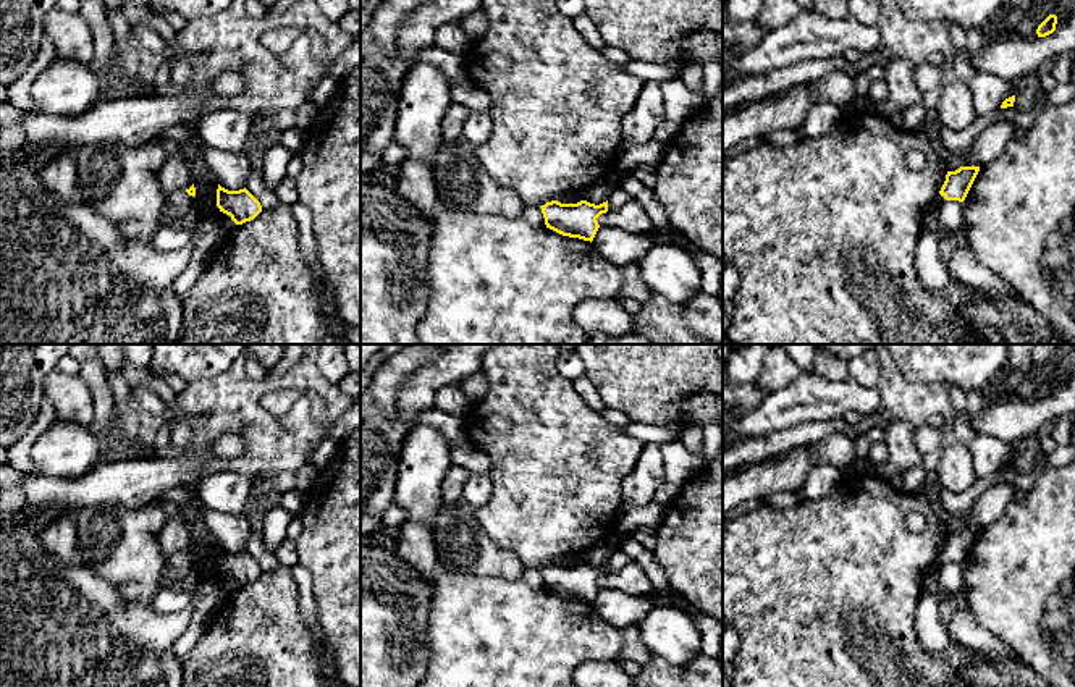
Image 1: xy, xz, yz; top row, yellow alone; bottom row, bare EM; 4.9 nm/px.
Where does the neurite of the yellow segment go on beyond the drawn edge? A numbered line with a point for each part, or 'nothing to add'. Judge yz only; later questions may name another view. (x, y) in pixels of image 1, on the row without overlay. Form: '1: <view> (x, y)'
1: yz (930, 584)

